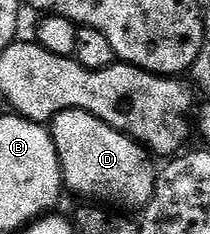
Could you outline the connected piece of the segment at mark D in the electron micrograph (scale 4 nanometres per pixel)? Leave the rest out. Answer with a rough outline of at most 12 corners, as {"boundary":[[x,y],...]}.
{"boundary":[[80,108],[50,121],[66,191],[115,210],[153,198],[157,164]]}

